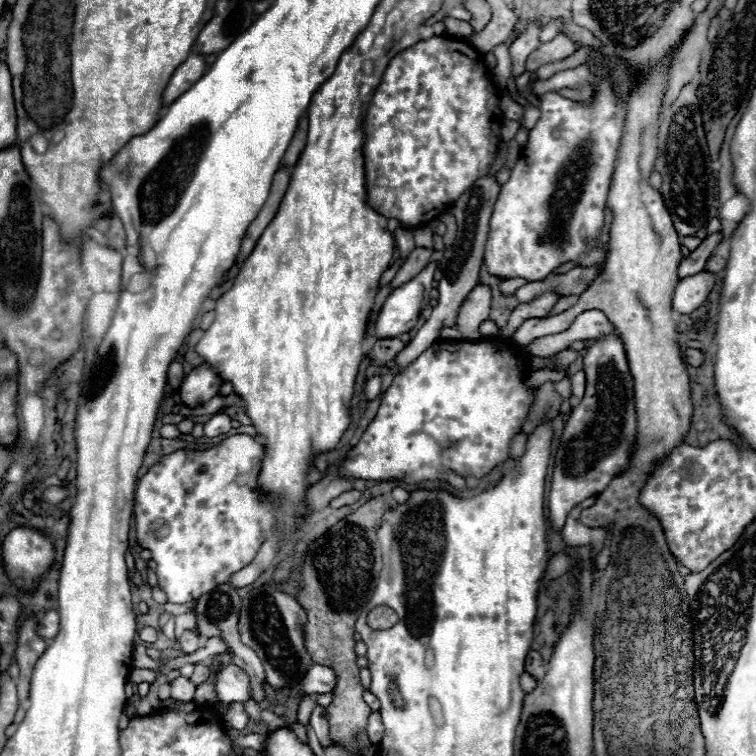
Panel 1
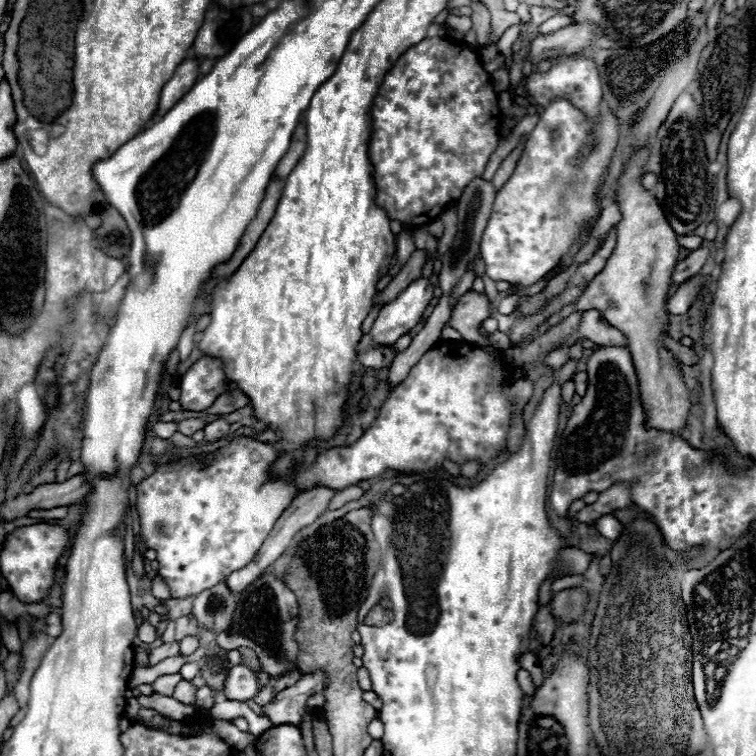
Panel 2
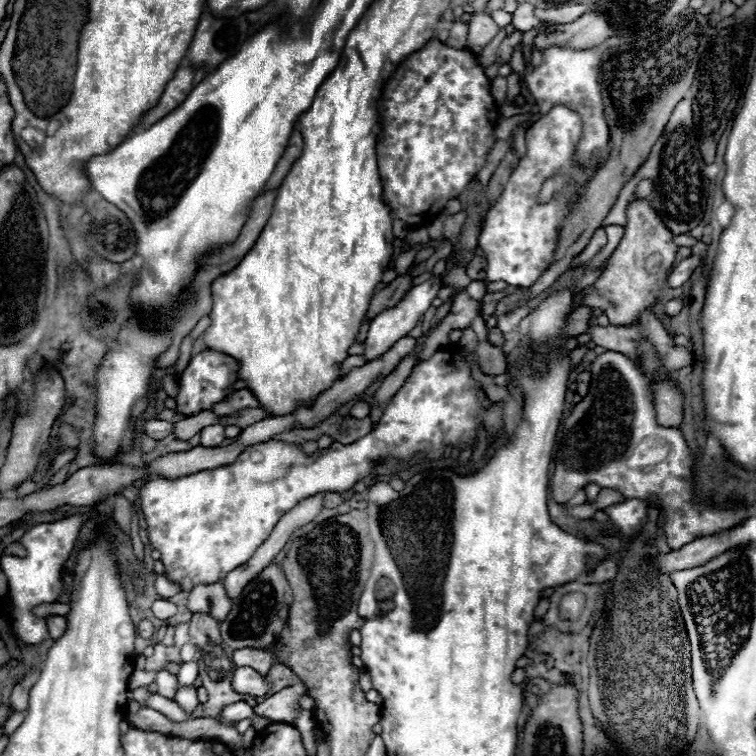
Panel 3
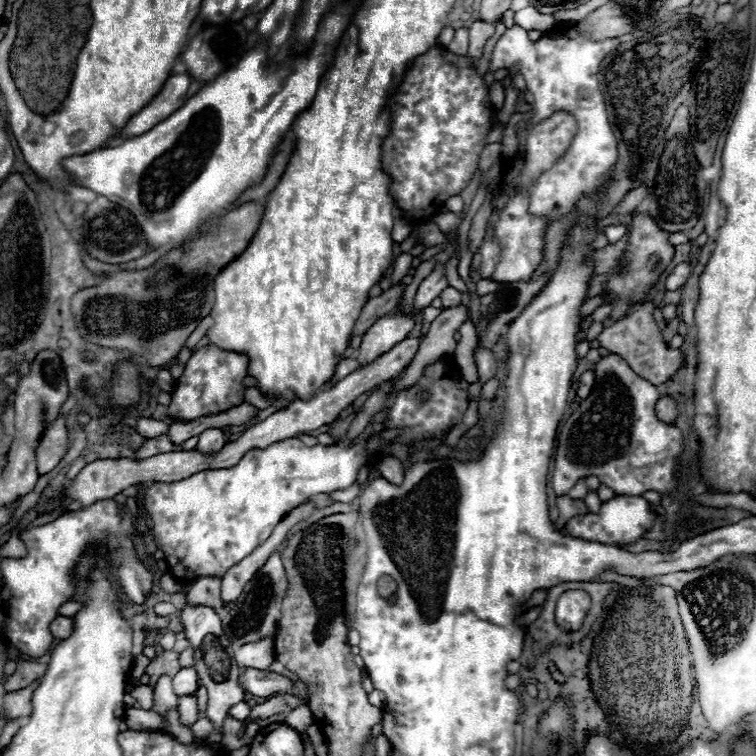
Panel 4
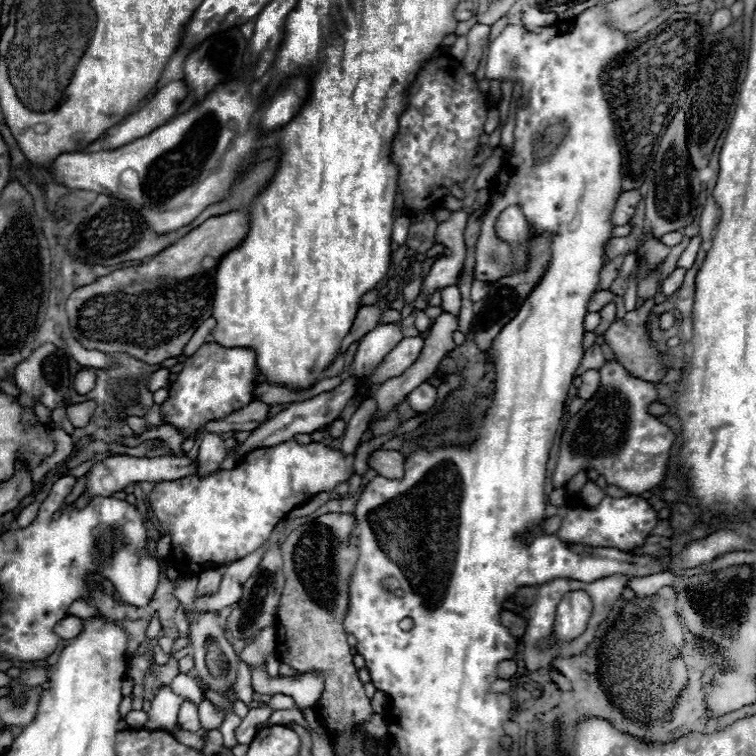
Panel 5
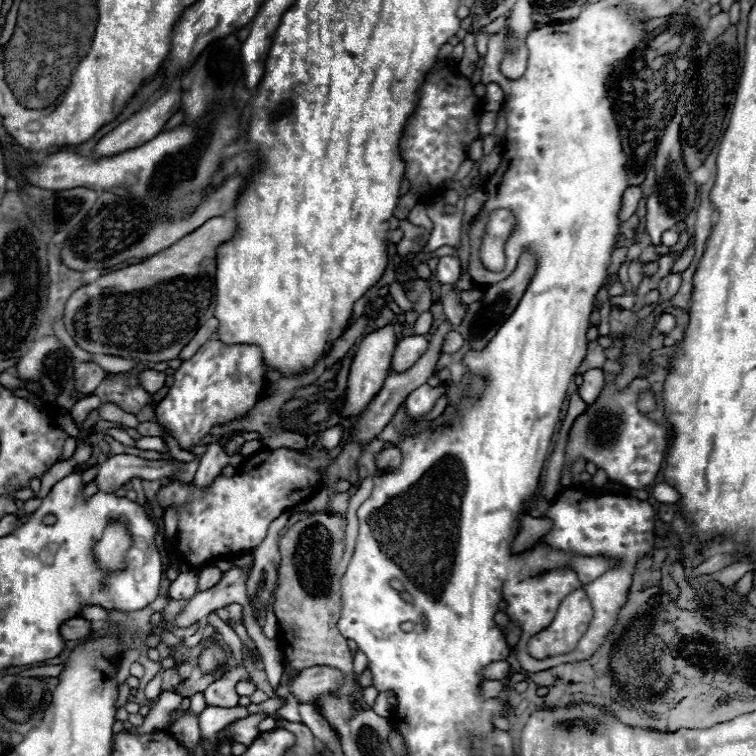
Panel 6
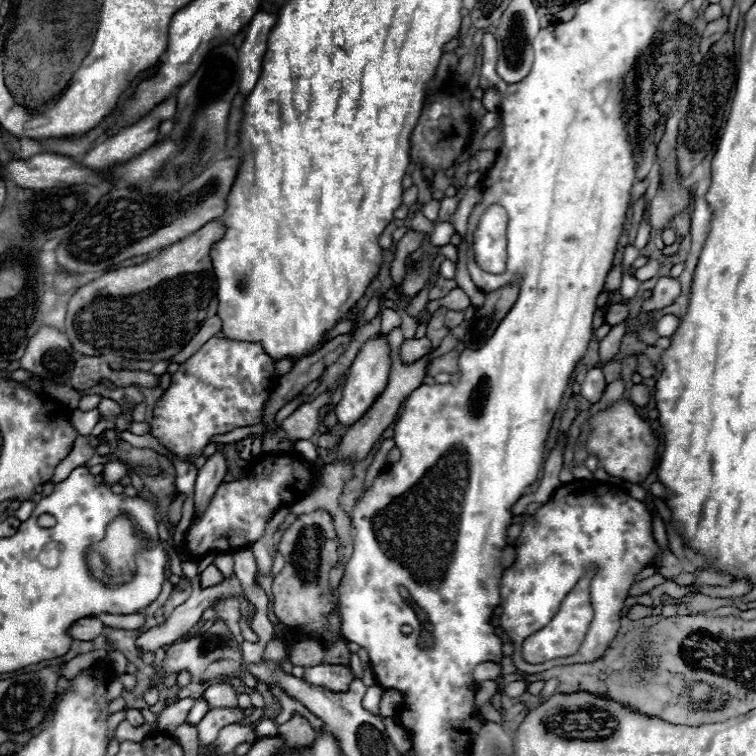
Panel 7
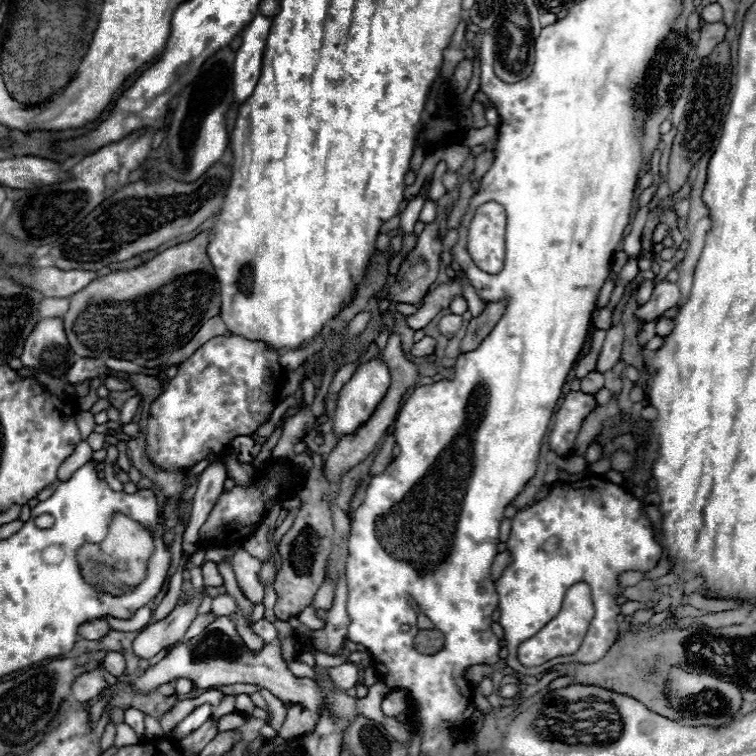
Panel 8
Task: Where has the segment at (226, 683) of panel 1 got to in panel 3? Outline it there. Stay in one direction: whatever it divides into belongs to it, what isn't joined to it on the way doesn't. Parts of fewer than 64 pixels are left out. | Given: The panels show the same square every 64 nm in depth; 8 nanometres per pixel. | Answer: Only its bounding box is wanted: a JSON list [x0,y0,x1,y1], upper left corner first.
[232,666,270,696]

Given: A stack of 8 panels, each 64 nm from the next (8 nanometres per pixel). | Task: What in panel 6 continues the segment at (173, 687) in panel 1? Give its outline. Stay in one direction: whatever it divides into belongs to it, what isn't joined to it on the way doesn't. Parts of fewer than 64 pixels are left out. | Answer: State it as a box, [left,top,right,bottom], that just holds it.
[170,710,200,754]

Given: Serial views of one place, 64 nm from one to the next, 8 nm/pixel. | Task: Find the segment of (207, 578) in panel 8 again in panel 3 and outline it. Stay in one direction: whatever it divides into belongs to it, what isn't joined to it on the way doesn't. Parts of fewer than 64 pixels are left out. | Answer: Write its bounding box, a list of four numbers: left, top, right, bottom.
[188,582,232,622]

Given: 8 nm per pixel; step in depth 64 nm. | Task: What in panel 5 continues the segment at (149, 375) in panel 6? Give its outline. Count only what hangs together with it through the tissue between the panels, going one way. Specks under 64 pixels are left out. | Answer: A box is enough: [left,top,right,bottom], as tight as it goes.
[148,368,170,392]

